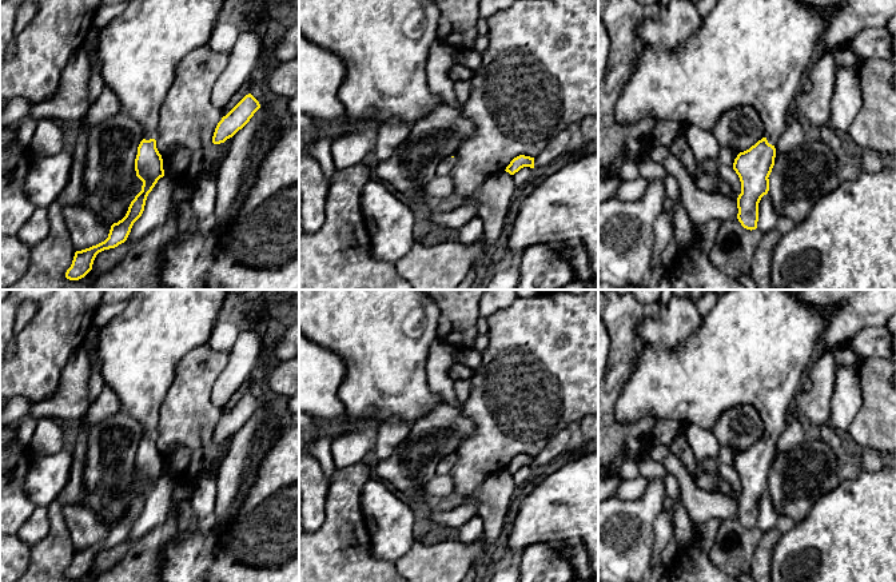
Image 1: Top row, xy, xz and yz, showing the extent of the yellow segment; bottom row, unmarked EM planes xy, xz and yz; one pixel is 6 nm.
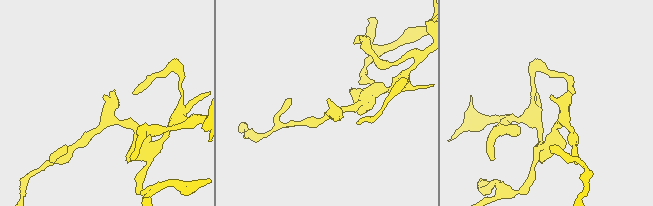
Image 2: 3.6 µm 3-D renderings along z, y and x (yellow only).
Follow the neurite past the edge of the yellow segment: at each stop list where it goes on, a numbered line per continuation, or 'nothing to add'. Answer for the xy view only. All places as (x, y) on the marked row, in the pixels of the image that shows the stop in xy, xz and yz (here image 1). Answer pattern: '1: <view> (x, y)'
1: xy (138, 52)

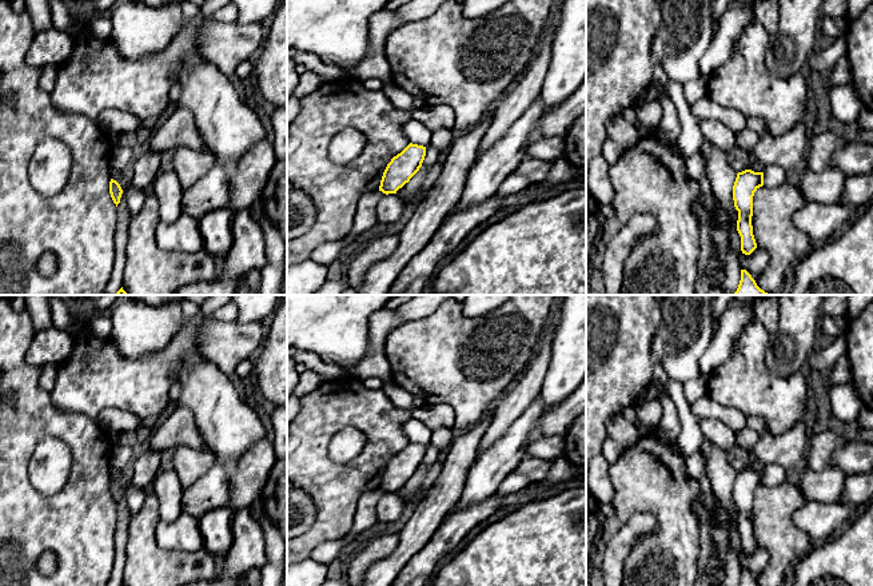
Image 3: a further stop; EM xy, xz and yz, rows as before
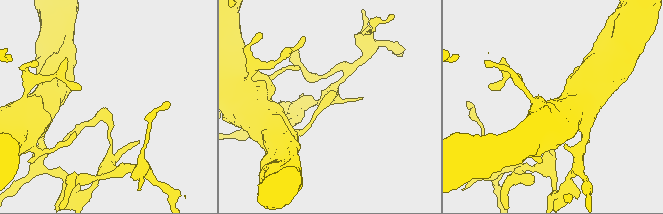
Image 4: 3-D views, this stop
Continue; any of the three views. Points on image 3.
nothing to add

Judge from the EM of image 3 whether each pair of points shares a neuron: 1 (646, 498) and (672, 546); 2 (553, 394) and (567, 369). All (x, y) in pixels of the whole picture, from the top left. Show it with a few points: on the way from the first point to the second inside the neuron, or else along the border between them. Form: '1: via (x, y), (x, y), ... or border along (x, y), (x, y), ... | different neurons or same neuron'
1: via (658, 510), (672, 523), (672, 534) | same neuron
2: via (555, 387), (563, 375) | same neuron

